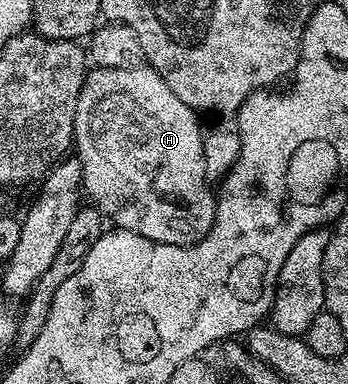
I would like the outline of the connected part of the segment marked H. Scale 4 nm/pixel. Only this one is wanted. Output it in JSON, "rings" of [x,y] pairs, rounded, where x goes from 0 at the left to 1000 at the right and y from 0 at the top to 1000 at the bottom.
{"rings":[[[428,169],[405,174],[270,174],[250,182],[247,208],[230,232],[230,253],[218,263],[218,305],[213,307],[213,367],[210,391],[218,411],[236,432],[236,487],[259,505],[256,526],[293,552],[307,573],[316,570],[330,594],[353,602],[376,602],[402,617],[425,617],[451,633],[480,633],[483,638],[517,638],[543,643],[549,633],[572,633],[592,615],[598,596],[615,573],[615,534],[621,526],[618,500],[592,464],[592,422],[586,419],[586,378],[580,375],[583,323],[569,323],[575,313],[572,292],[555,289],[448,190]]]}

